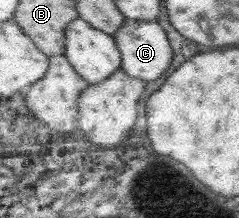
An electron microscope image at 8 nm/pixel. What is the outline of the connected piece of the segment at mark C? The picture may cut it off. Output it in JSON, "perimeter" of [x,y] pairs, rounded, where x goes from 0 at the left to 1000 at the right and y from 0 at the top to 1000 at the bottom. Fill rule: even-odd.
{"perimeter":[[[536,87],[527,115],[477,165],[510,234],[510,321],[569,358],[615,367],[623,381],[674,362],[732,271],[732,225],[715,206],[715,179],[661,96]]]}

